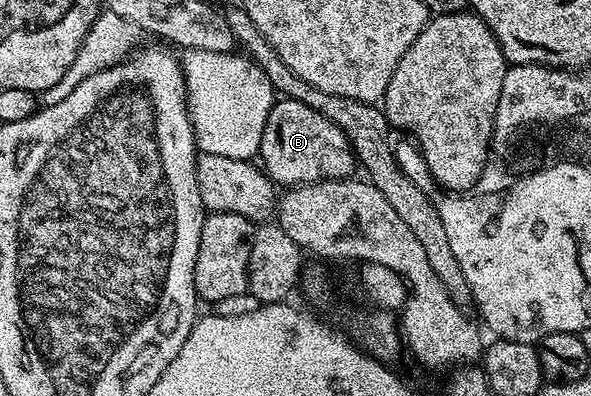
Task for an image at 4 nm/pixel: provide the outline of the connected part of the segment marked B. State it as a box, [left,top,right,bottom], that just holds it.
[258,98,358,188]

